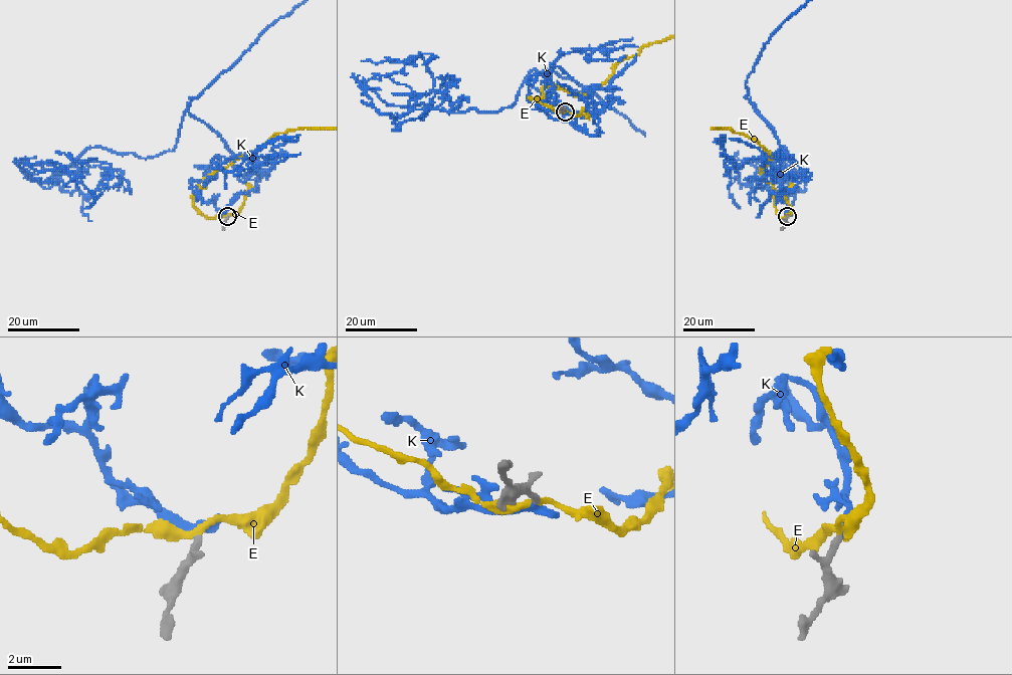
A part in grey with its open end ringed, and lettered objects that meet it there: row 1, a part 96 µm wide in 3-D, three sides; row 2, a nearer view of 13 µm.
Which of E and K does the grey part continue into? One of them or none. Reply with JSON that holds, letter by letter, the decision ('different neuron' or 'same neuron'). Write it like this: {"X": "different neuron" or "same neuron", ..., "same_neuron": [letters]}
{"E": "different neuron", "K": "same neuron", "same_neuron": ["K"]}

